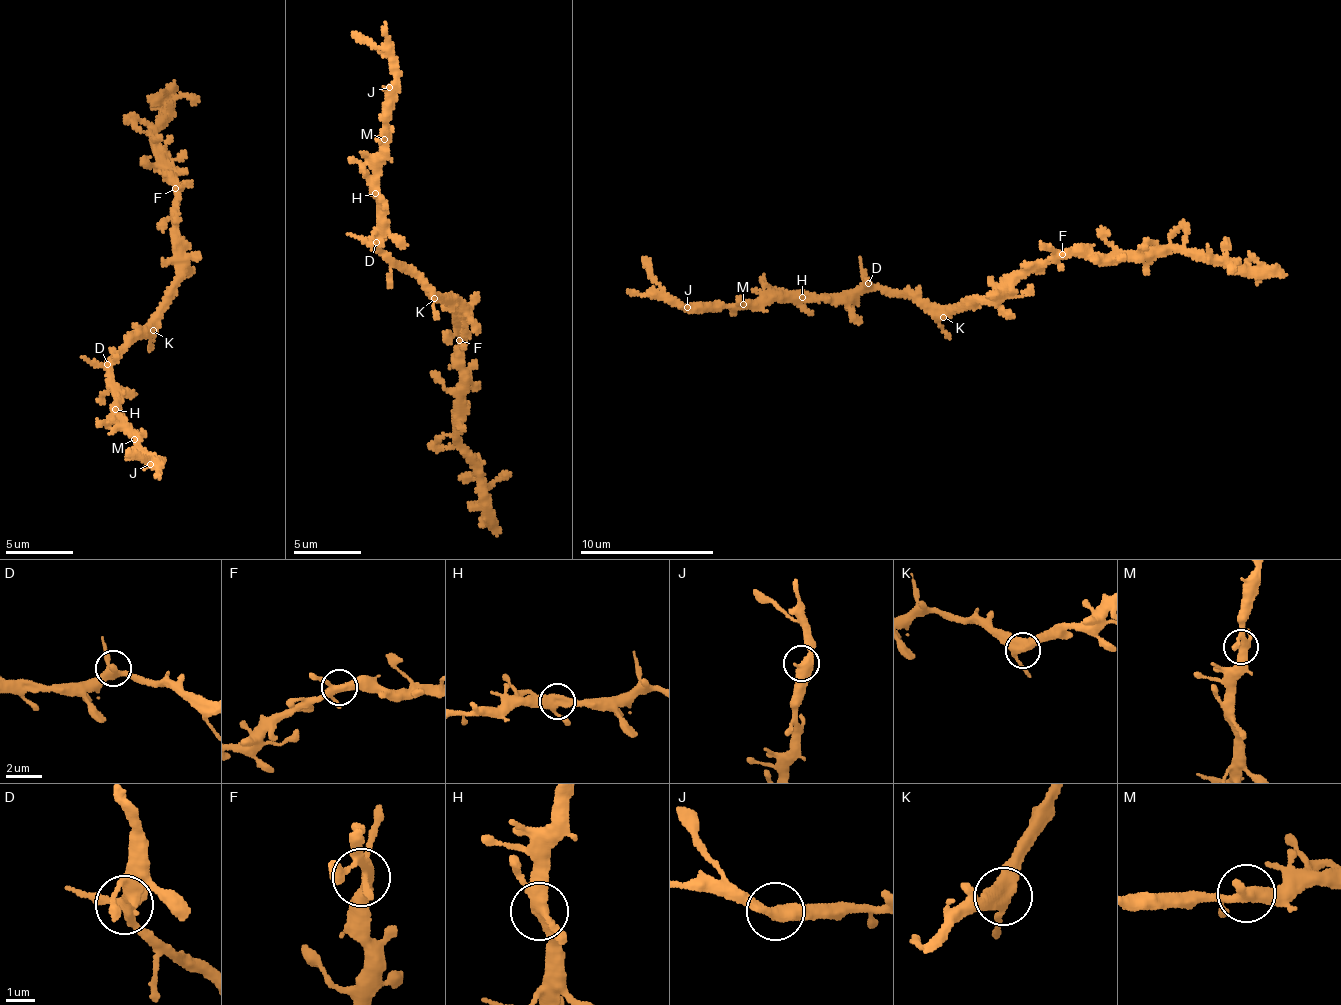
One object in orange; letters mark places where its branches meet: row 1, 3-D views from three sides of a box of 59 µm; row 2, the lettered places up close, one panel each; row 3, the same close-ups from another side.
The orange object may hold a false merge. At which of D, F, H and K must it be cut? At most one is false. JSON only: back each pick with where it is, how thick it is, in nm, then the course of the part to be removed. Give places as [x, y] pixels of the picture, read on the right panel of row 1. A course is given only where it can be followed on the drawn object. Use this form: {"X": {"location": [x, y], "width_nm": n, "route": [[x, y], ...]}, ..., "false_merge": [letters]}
{"false_merge": []}

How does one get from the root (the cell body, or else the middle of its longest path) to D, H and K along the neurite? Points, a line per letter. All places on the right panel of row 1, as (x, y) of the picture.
D: (955, 305), (936, 307), (890, 289), (871, 288), (868, 283)
H: (955, 305), (936, 307), (882, 288), (801, 296)
K: (955, 305), (955, 313), (943, 317)

